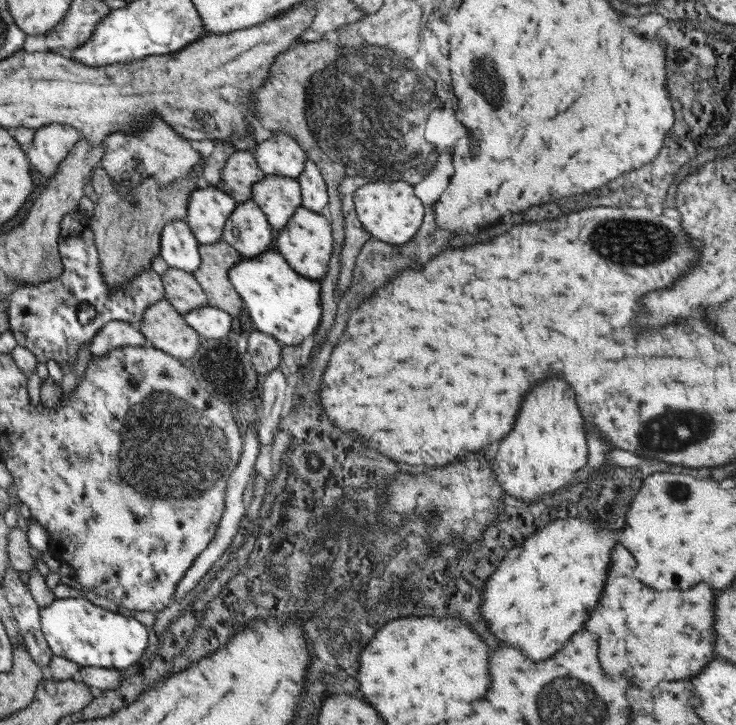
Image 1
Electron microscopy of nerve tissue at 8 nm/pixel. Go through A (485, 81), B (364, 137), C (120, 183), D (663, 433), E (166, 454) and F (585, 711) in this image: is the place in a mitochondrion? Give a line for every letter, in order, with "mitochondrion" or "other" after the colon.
A: mitochondrion
B: mitochondrion
C: other
D: mitochondrion
E: mitochondrion
F: mitochondrion

